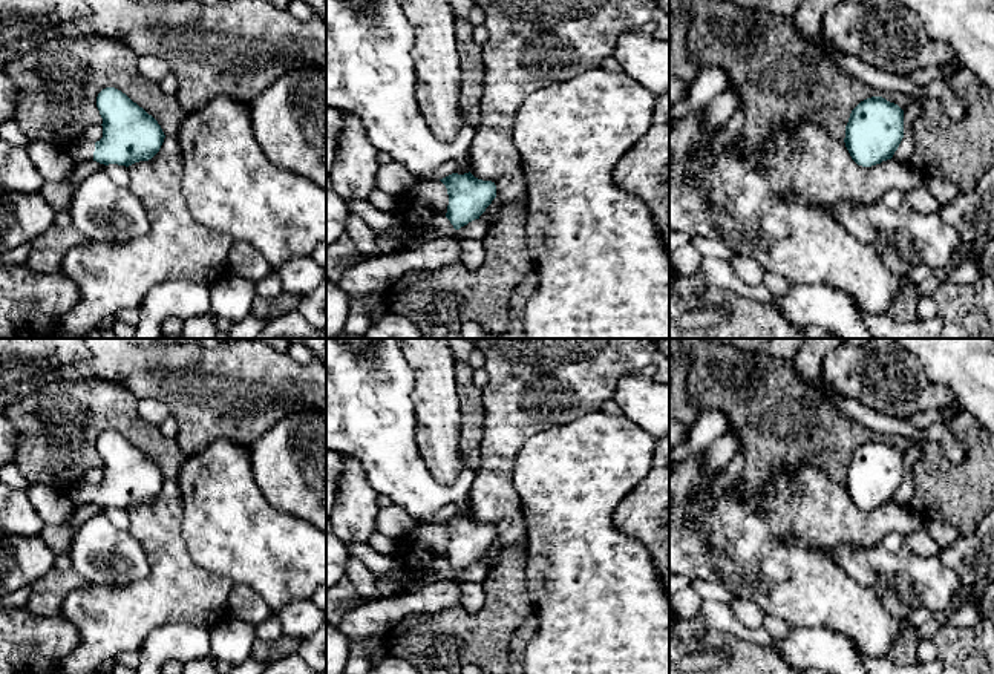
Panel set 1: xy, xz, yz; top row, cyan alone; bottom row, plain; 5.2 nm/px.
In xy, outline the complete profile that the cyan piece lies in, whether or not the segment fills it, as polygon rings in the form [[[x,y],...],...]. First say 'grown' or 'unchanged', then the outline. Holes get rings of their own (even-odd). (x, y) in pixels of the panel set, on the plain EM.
grown; [[[115,430],[103,432],[96,440],[103,461],[103,481],[96,486],[80,479],[64,495],[78,506],[132,509],[152,502],[164,486],[158,464],[126,437]]]

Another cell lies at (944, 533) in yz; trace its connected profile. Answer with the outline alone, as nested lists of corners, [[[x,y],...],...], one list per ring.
[[[922,510],[919,516],[924,521],[925,530],[931,535],[940,550],[950,547],[960,538],[956,527],[943,522],[933,512]]]

